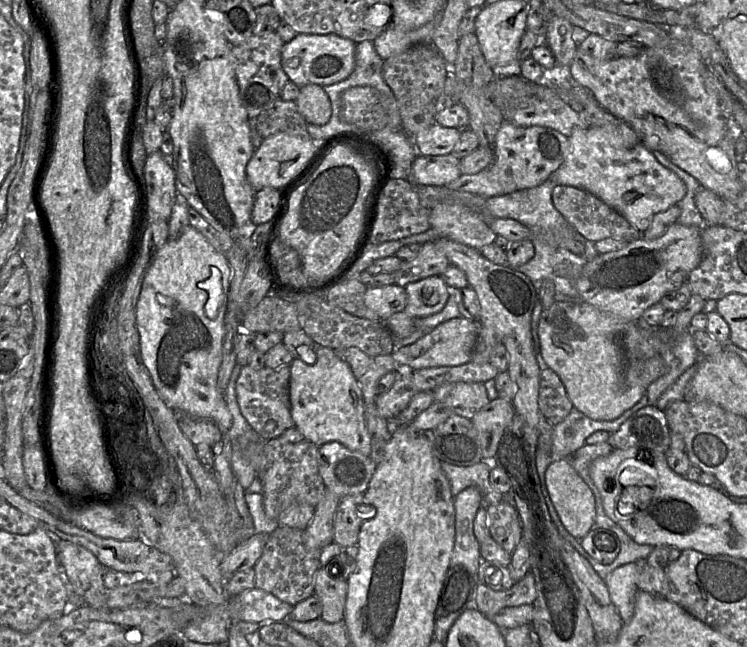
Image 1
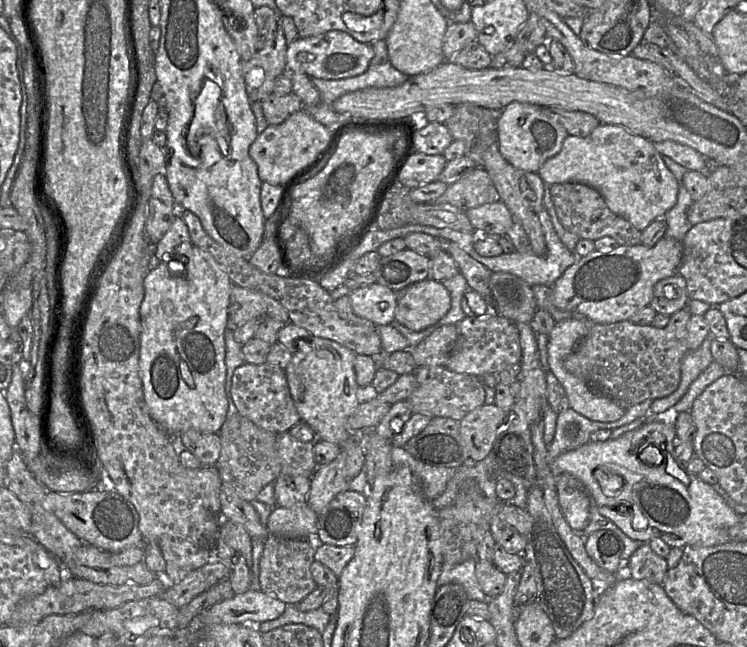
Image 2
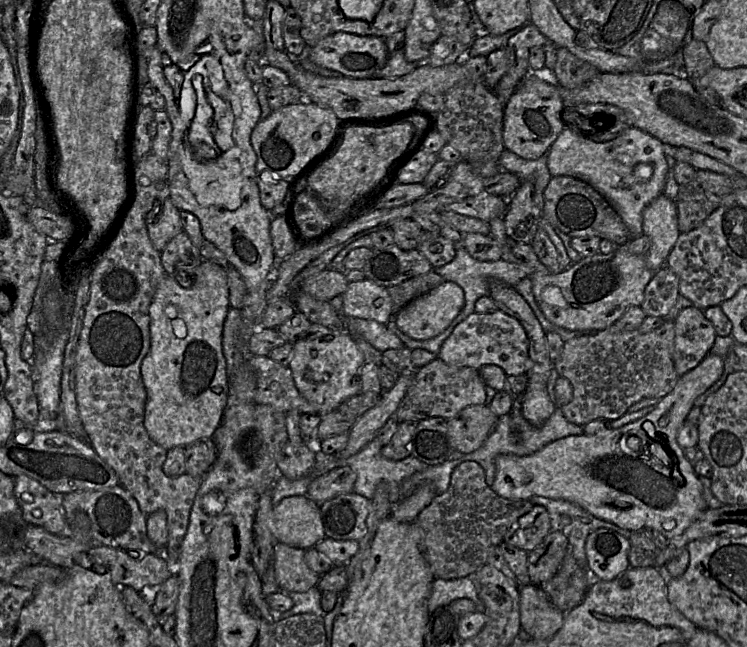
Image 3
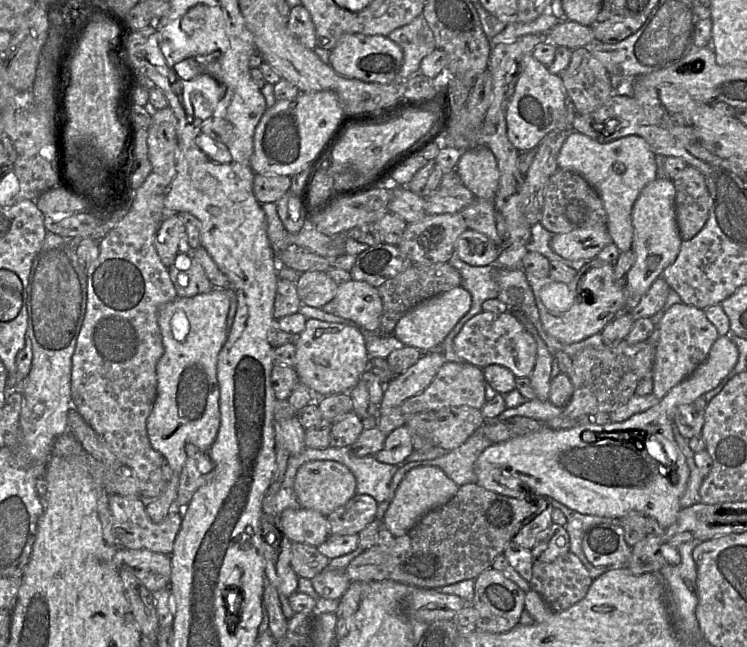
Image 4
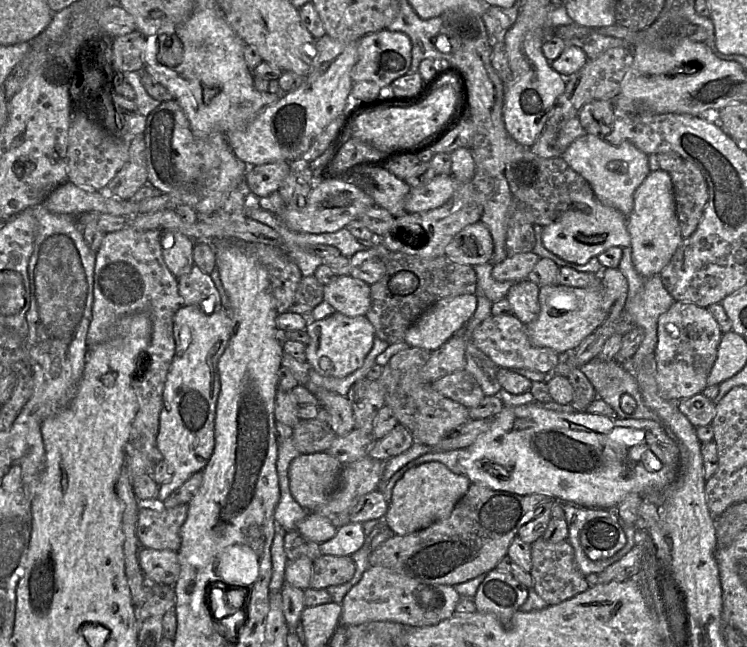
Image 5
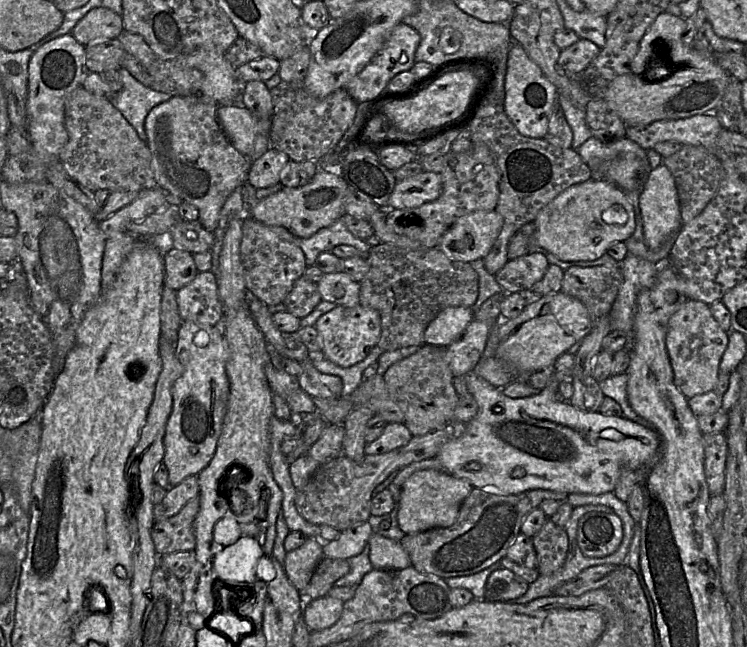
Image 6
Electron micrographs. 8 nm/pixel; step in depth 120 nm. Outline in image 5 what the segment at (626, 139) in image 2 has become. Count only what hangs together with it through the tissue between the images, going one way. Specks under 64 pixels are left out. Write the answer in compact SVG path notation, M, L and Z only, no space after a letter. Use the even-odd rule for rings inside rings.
M585 134L574 140L561 157L589 183L600 203L616 209L626 218L631 213L636 189L651 172L648 155L632 143L624 141L613 145L591 134Z

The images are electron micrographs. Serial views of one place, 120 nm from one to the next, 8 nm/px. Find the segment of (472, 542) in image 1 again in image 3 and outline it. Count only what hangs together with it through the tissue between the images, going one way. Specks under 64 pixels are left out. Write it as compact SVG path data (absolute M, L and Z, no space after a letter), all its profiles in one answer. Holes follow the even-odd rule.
M476 573L466 577L444 580L435 579L428 599L429 616L438 607L448 606L453 600L468 598L476 605L476 611L484 612L484 605L478 595Z

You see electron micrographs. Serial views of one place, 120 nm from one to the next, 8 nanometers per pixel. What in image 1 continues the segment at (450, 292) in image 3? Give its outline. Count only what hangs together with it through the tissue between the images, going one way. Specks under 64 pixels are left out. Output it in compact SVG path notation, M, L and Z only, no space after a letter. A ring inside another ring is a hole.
M430 276L405 287L407 304L404 312L412 318L436 314L445 307L449 292L447 285L439 276Z

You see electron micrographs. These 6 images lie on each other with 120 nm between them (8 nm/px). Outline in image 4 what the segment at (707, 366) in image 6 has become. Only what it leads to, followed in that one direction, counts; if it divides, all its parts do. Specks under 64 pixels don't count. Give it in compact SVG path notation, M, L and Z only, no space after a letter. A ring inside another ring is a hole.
M685 303L671 306L659 321L653 365L653 394L662 399L674 386L689 377L707 359L718 338L716 327L708 320L703 309Z

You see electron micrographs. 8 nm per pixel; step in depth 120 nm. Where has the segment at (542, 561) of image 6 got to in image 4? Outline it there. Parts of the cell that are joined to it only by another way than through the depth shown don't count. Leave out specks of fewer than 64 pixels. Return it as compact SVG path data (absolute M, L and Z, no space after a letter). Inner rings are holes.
M571 551L552 562L534 561L529 581L554 612L568 609L587 594L593 579Z

